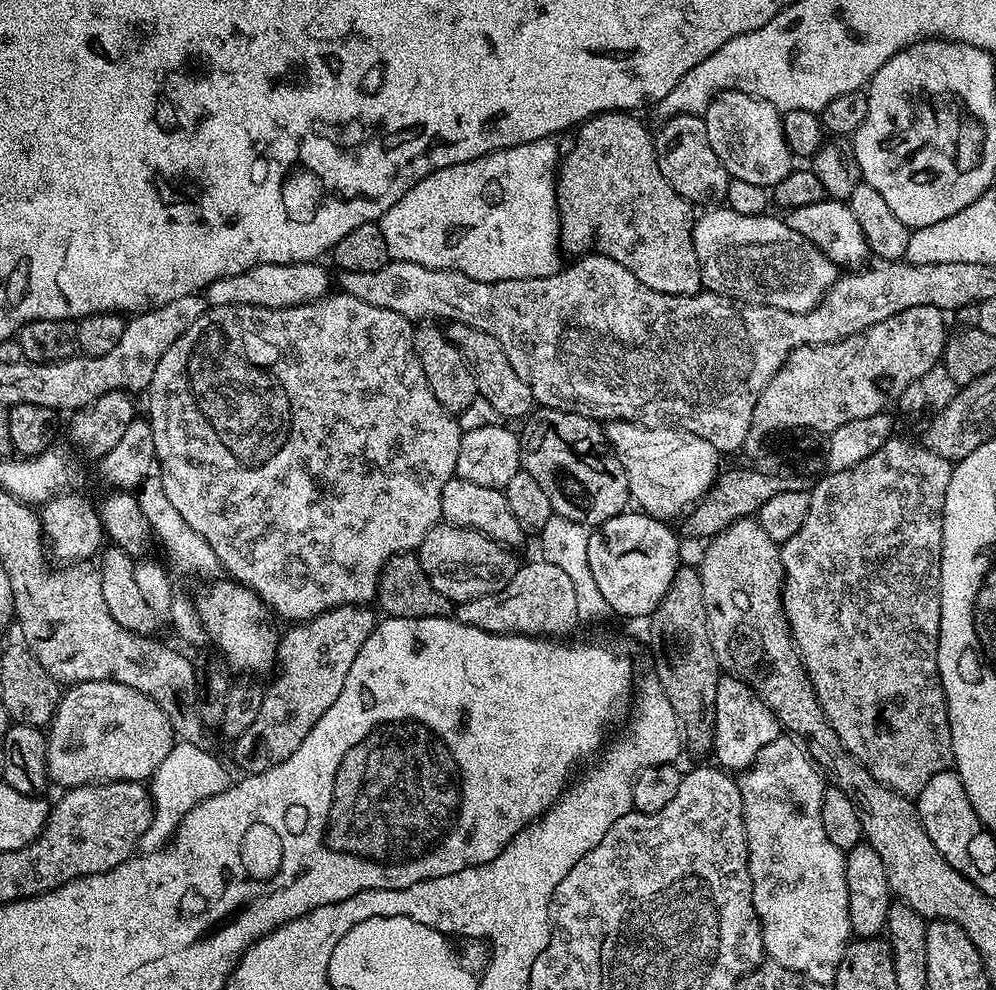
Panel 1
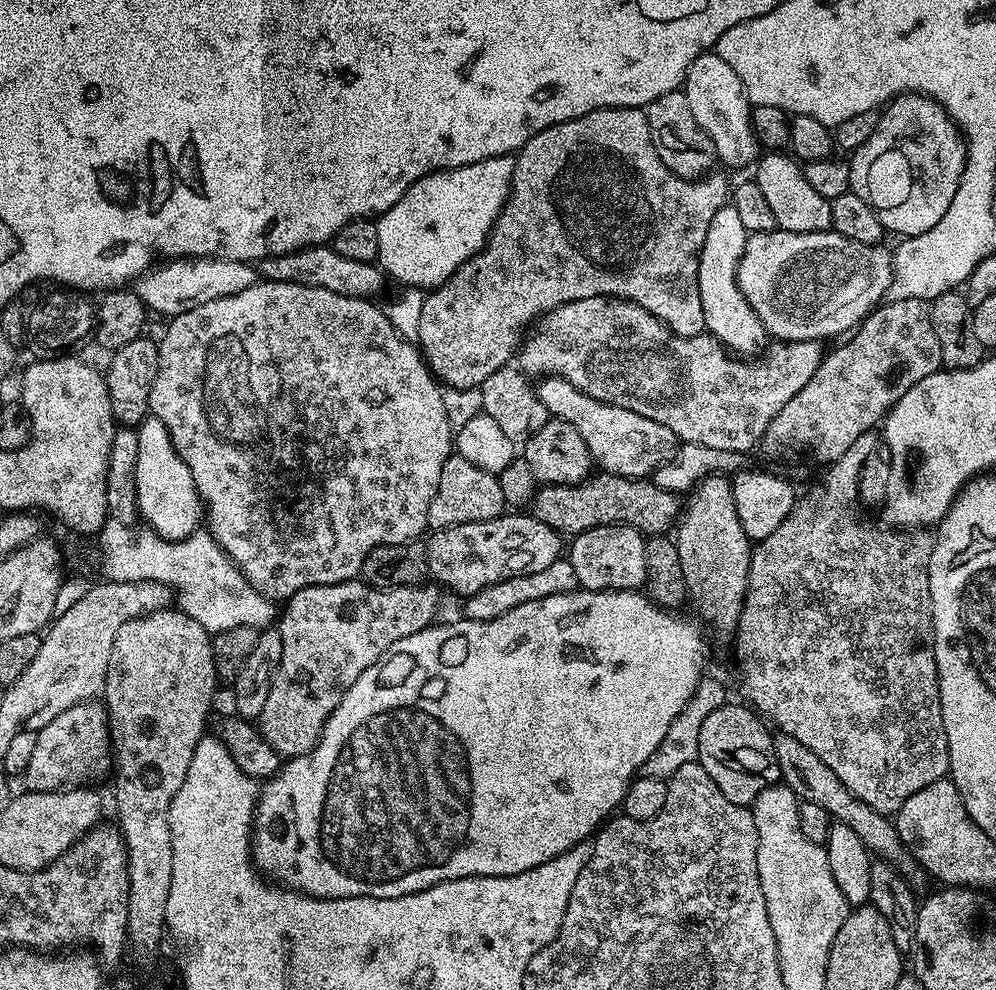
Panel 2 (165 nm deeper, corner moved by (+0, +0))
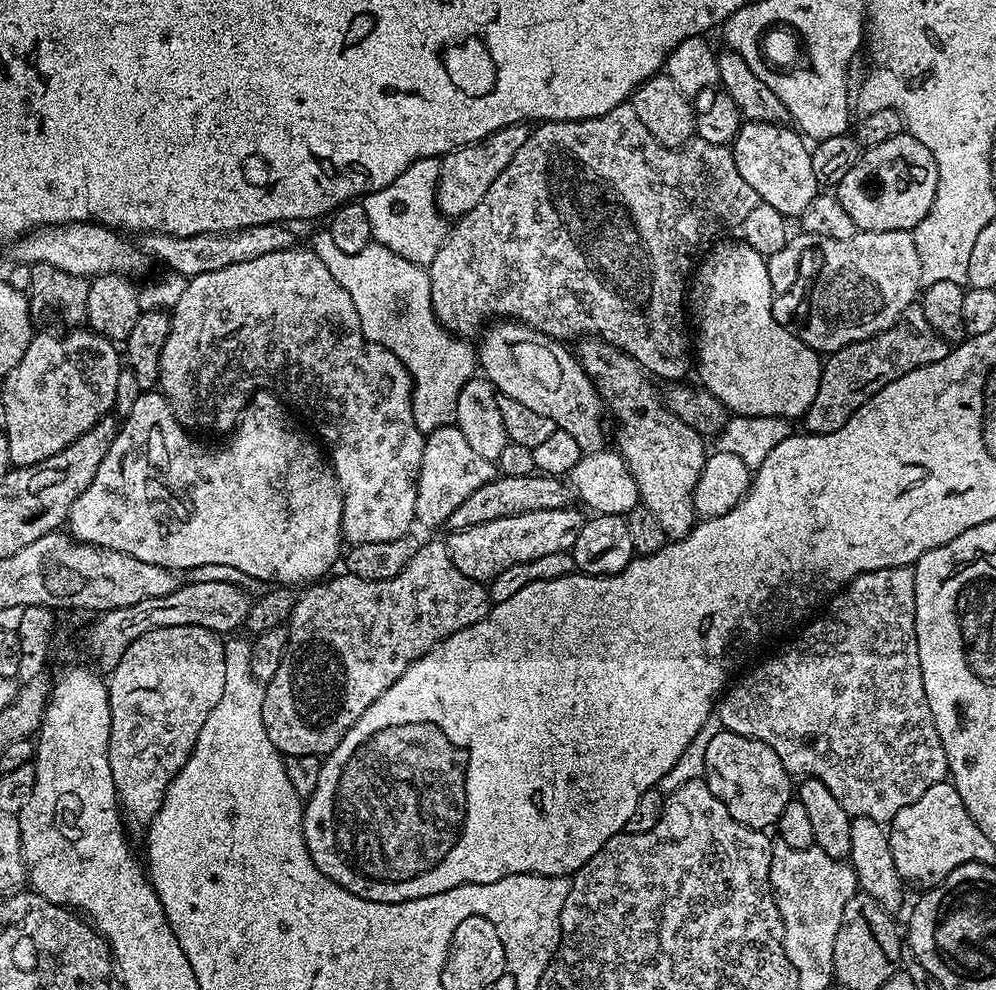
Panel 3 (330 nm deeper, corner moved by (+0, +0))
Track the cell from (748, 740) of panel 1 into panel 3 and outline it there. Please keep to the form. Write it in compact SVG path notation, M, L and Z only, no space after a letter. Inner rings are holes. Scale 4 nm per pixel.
M723 730L714 734L714 738L710 738L710 746L706 746L704 766L708 789L712 791L714 798L718 798L728 807L730 818L742 822L742 826L747 828L771 829L775 825L776 819L782 814L782 810L786 810L789 800L793 799L794 780L786 770L786 766L782 766L782 758L778 758L778 754L774 754L774 750L770 750L770 746L766 746L754 738L746 738L742 734Z

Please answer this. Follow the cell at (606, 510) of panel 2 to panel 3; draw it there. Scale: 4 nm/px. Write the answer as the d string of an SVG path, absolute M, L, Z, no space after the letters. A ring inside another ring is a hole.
M533 474L526 478L510 478L497 475L495 480L486 482L486 486L474 490L454 514L450 514L447 527L451 531L466 530L482 522L494 522L498 518L514 518L518 514L530 514L534 510L558 510L567 508L573 503L574 493L567 483L558 476Z

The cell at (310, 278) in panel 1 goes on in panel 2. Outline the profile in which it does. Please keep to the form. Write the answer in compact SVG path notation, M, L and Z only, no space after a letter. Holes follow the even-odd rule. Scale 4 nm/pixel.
M202 256L168 258L145 268L134 280L134 291L142 298L149 313L161 312L164 318L186 314L194 306L214 302L232 293L238 293L257 283L258 272L251 263L242 260L213 260Z

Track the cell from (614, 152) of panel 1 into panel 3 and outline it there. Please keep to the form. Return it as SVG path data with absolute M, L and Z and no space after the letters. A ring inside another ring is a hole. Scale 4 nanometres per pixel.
M631 103L619 104L614 110L589 120L550 120L537 123L528 133L526 146L522 146L522 150L518 150L518 154L514 154L513 160L510 161L510 166L506 166L506 170L502 170L502 174L498 174L498 178L494 178L494 183L490 185L490 190L486 190L486 195L482 198L482 202L478 202L478 206L474 206L474 210L470 210L465 216L459 217L451 225L448 236L444 239L444 244L438 250L438 254L434 254L434 262L427 265L428 277L430 278L430 298L434 306L434 314L440 319L441 324L457 338L471 338L470 336L474 335L476 331L479 333L489 322L495 321L497 318L503 318L508 322L525 324L527 328L532 328L536 332L546 334L552 340L561 342L569 342L568 340L576 342L581 338L605 340L607 344L612 344L615 348L621 348L623 352L628 353L644 369L645 373L651 374L653 377L661 376L664 380L672 380L668 382L683 381L685 379L684 375L688 372L688 367L691 369L694 364L693 357L690 355L690 336L689 333L688 336L684 333L684 316L686 320L684 292L686 296L686 289L689 287L690 277L694 272L694 261L697 259L696 251L700 247L702 247L701 249L705 247L704 240L709 239L708 241L711 241L713 238L716 238L711 238L711 236L718 235L723 228L739 229L740 224L746 222L746 218L750 215L750 210L754 210L754 206L758 203L761 203L758 194L754 194L754 190L750 190L750 185L742 179L742 174L738 174L738 166L734 166L731 147L722 144L711 144L699 138L689 140L683 148L667 148L662 146L656 141L654 134L650 134L650 130L646 130L646 126L642 126L642 118L638 118L638 114L634 114Z

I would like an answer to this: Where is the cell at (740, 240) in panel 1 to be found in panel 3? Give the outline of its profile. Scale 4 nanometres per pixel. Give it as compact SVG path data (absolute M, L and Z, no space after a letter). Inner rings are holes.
M858 230L854 238L845 240L822 238L805 231L801 231L799 235L793 235L780 254L768 260L768 273L774 277L775 287L779 291L781 288L788 292L796 284L795 276L803 274L803 264L808 268L817 267L812 276L812 285L808 288L808 309L804 312L804 332L802 331L802 339L817 352L831 354L848 344L876 336L889 328L907 308L917 303L922 292L922 258L918 254L918 246L911 231Z

